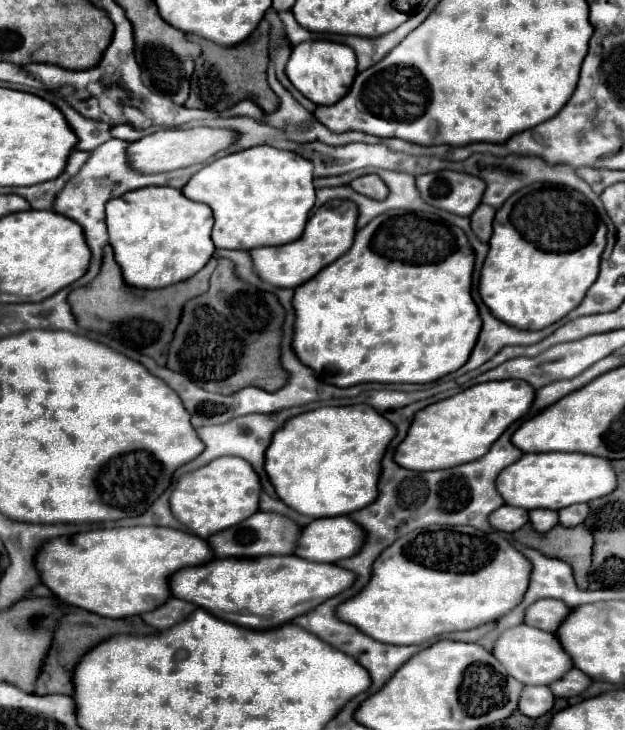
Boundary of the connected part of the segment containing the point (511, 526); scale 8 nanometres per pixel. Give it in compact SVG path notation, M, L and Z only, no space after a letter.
M502 505L500 509L496 509L494 513L490 513L488 517L490 525L498 531L504 533L514 533L518 531L524 523L528 523L528 511L520 509L520 507L510 507L510 505Z

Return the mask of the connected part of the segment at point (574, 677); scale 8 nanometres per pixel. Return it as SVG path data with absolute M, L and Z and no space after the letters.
M570 669L566 673L566 677L560 677L560 681L554 681L550 685L552 693L556 697L574 697L574 695L580 695L588 685L592 683L592 679L588 675L584 675L580 669Z

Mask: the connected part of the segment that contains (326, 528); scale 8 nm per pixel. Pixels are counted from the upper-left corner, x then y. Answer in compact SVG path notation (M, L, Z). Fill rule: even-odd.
M348 517L314 519L300 531L296 555L318 563L336 563L360 551L364 533Z

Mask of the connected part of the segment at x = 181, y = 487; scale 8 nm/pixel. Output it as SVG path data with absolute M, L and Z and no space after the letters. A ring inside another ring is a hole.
M218 457L212 465L204 465L204 469L180 475L170 495L170 511L194 535L208 539L254 515L258 511L258 495L260 481L248 461L240 457Z

